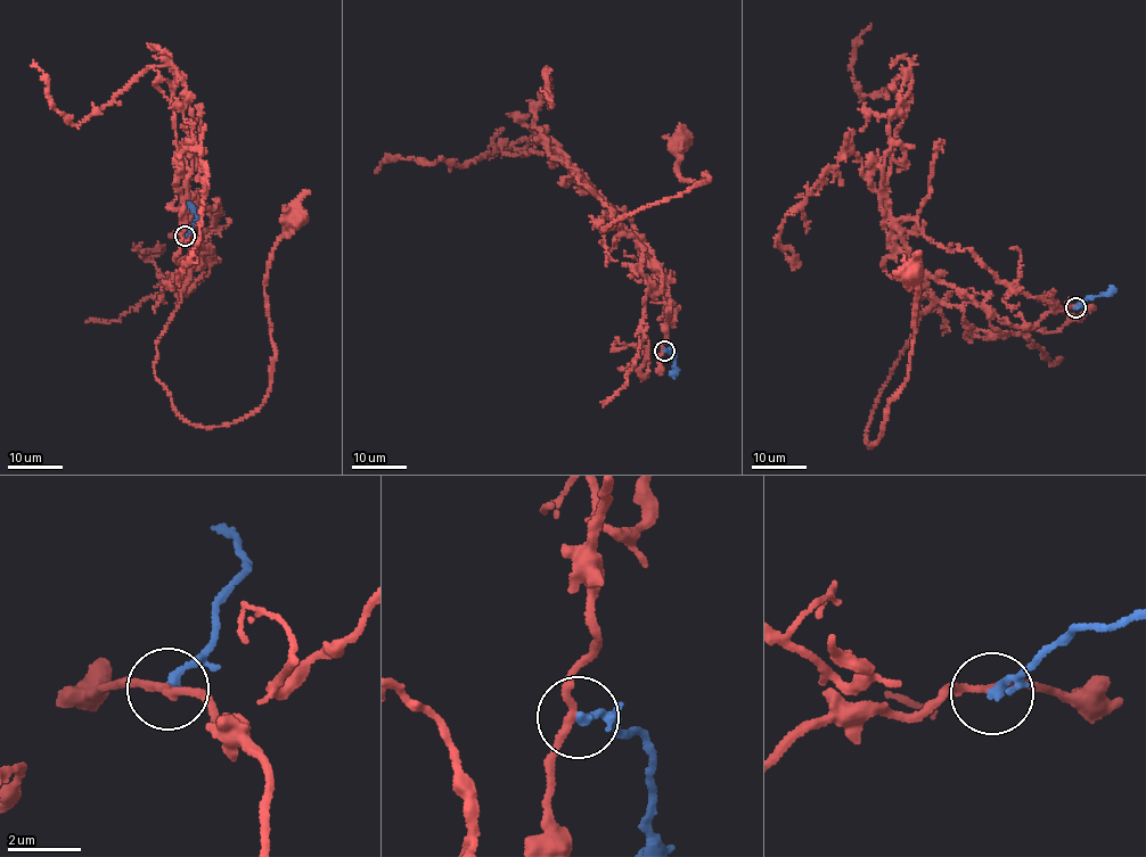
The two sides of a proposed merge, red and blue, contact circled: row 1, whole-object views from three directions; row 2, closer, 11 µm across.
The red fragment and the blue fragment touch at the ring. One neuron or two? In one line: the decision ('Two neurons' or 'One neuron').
Two neurons

